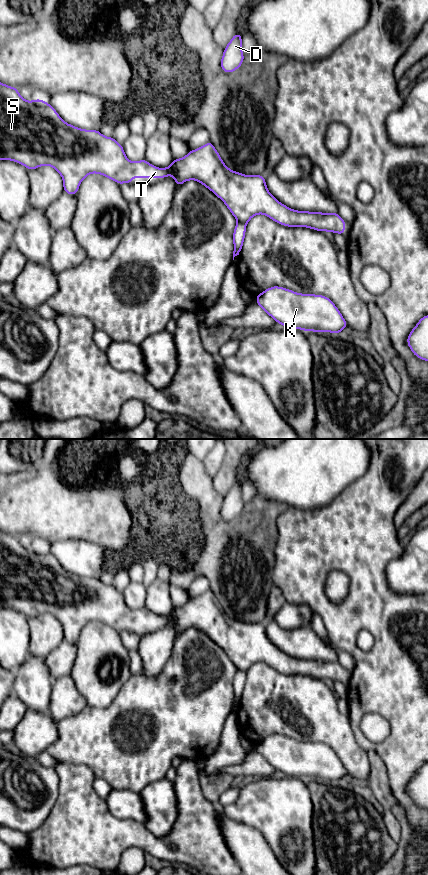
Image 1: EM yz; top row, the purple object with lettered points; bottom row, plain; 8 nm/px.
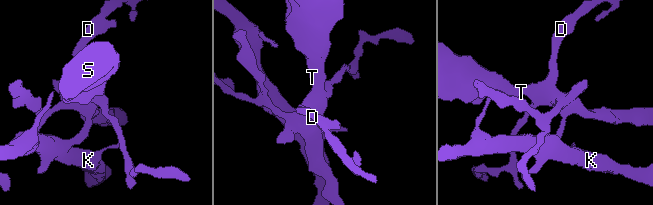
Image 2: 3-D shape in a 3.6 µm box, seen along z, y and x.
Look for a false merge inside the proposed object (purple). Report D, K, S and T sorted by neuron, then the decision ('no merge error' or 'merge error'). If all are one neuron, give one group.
D S T / K | merge error

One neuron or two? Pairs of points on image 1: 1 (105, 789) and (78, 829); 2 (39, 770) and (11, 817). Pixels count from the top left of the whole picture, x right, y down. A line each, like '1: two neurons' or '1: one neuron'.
1: two neurons
2: one neuron

